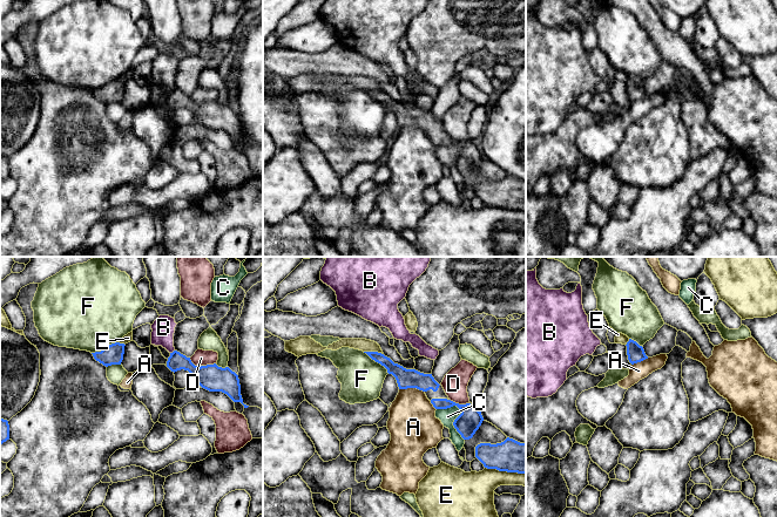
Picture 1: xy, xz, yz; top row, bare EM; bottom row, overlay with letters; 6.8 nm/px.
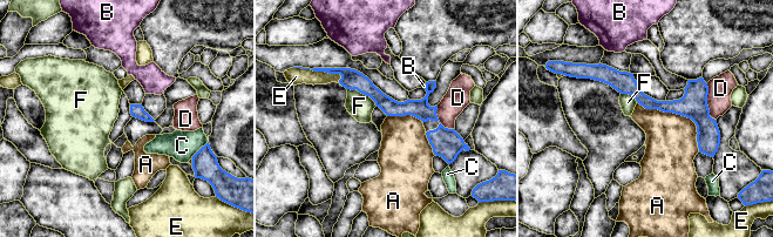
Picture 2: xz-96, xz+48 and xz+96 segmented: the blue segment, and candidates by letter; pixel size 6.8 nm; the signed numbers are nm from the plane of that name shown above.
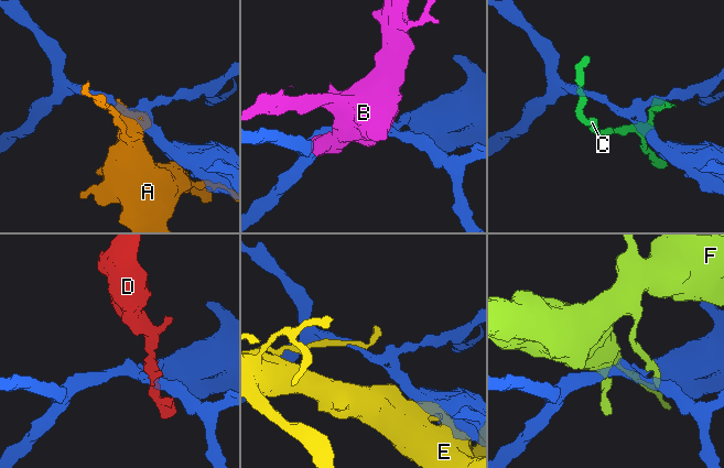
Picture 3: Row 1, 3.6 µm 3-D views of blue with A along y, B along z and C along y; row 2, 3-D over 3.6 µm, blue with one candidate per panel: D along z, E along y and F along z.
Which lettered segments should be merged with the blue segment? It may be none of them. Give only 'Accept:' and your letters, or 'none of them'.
Accept: none of them

